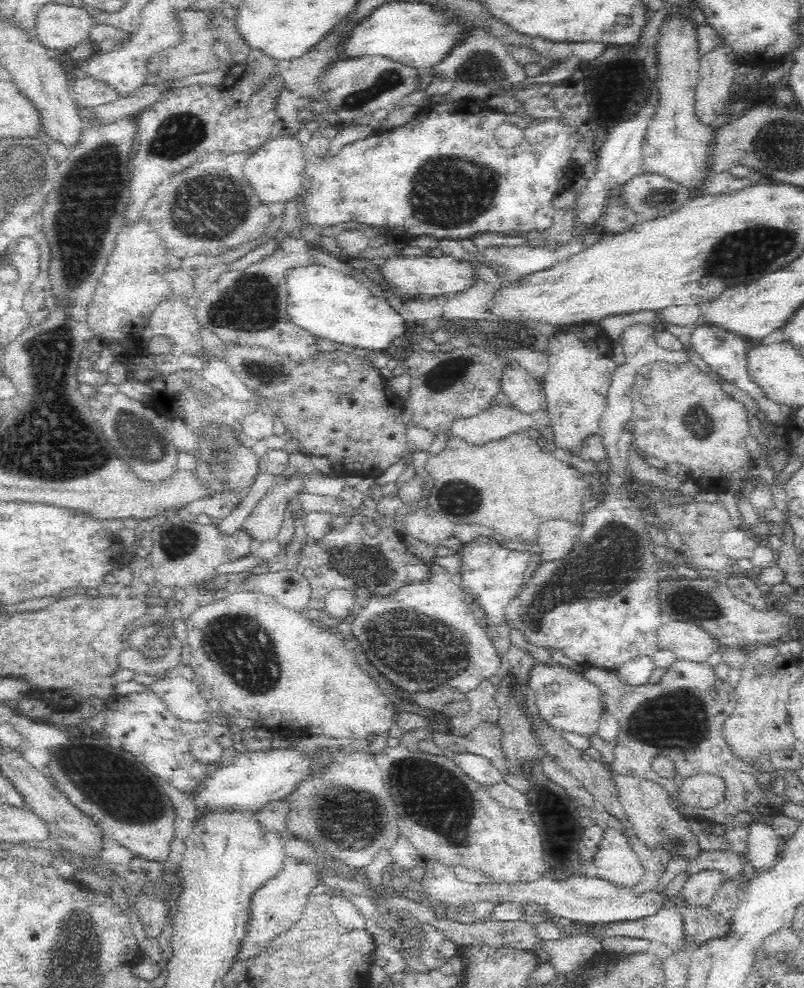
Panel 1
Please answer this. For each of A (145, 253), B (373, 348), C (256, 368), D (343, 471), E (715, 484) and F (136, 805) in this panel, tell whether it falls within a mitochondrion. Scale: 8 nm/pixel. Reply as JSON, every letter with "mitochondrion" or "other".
{"A":"other","B":"other","C":"mitochondrion","D":"other","E":"other","F":"mitochondrion"}

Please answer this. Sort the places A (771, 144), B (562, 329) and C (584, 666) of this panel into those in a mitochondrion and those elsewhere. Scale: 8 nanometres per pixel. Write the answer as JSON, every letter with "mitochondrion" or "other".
{"A":"mitochondrion","B":"other","C":"other"}

